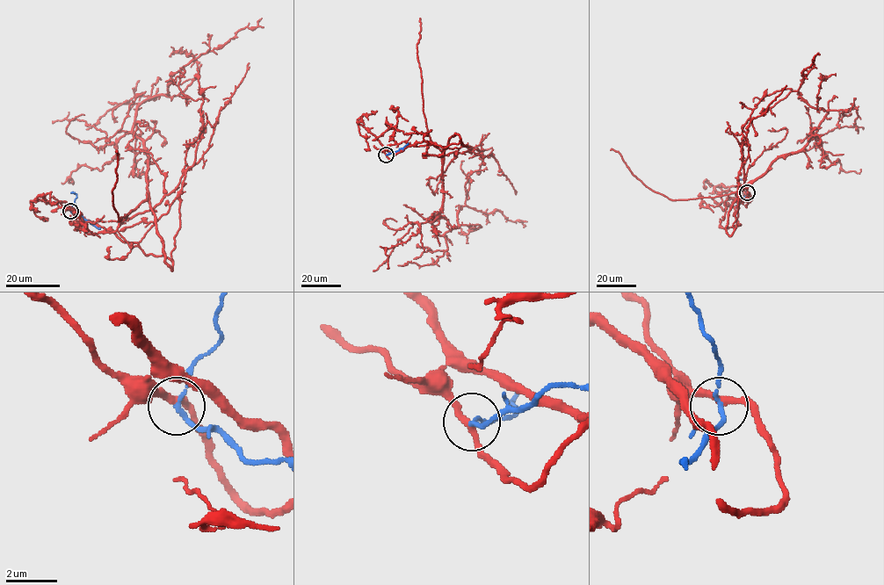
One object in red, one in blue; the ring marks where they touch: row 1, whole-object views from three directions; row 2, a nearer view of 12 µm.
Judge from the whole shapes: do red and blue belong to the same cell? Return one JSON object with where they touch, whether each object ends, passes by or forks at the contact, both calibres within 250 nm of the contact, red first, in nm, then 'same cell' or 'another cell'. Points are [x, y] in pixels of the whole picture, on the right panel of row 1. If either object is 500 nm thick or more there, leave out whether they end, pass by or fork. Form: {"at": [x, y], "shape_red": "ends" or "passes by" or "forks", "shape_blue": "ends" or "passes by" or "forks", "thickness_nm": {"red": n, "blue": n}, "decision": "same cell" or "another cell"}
{"at": [747, 192], "shape_red": "passes by", "shape_blue": "passes by", "thickness_nm": {"red": 240, "blue": 150}, "decision": "another cell"}

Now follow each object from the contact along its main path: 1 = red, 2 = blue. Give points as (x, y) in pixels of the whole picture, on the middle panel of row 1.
1: (386, 155), (377, 138), (395, 126), (442, 153), (438, 234), (458, 226), (464, 205), (525, 226)
2: (386, 155), (408, 144)

